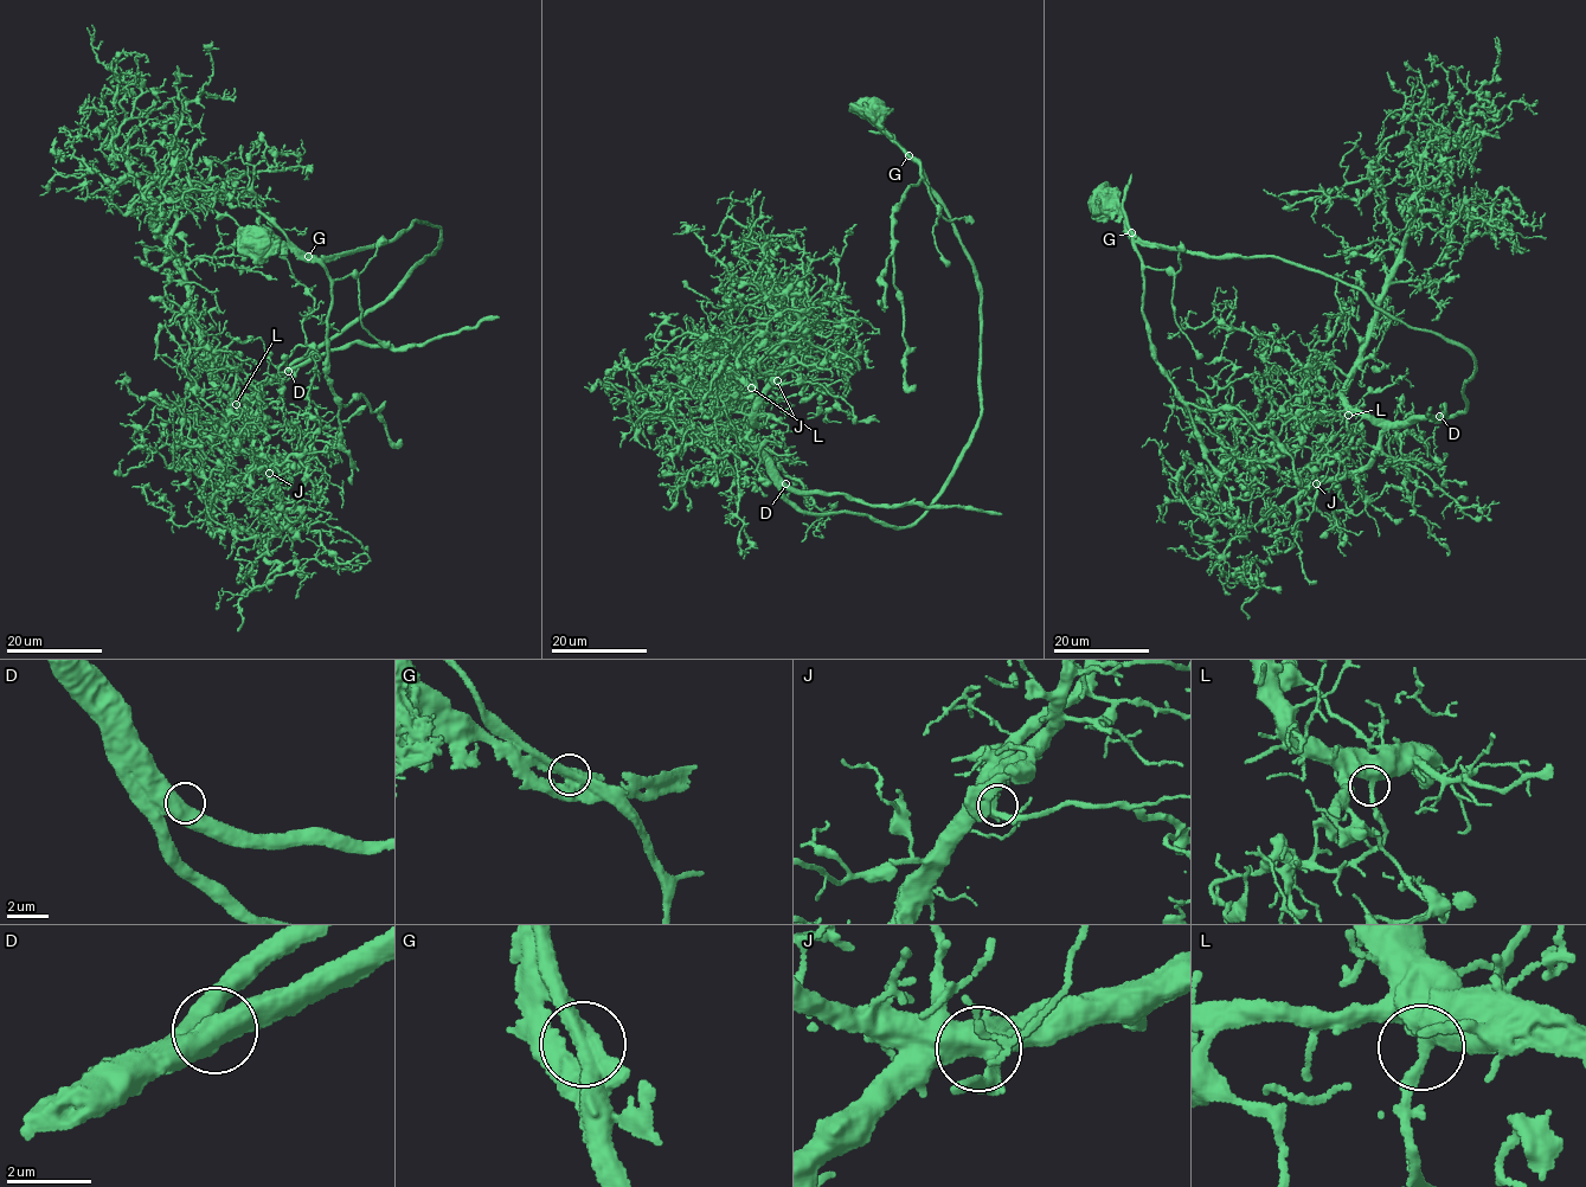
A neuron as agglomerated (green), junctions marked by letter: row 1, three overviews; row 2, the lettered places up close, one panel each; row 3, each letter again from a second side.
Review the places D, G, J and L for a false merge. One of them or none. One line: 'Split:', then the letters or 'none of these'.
Split: G

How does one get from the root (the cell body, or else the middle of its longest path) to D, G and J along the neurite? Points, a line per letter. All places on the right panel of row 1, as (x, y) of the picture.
D: (1104, 198), (1135, 241), (1286, 260), (1461, 346), (1477, 371), (1463, 387), (1468, 406), (1439, 416)
G: (1104, 198), (1121, 212), (1131, 232)
J: (1104, 198), (1135, 241), (1321, 270), (1472, 355), (1464, 411), (1389, 425), (1366, 464), (1316, 483)

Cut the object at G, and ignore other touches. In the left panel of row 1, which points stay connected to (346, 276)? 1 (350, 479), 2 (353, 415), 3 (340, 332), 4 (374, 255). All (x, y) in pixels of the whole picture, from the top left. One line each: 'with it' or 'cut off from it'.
1: with it
2: cut off from it
3: cut off from it
4: with it

